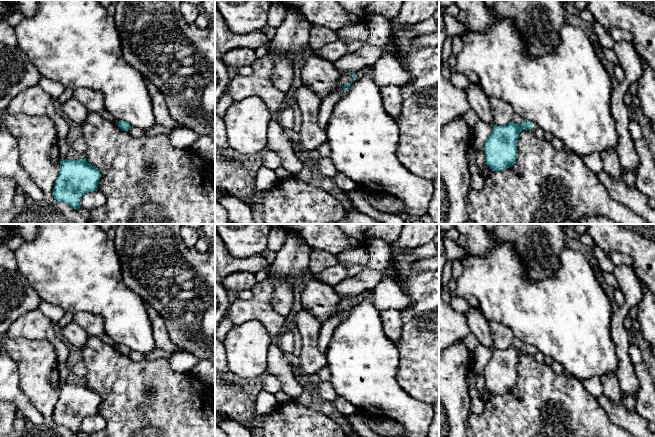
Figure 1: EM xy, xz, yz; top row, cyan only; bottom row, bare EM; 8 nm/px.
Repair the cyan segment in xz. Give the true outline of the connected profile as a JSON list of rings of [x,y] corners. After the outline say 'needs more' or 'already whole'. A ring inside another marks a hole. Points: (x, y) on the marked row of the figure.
[[[348,72],[346,74],[352,75],[353,80],[349,84],[344,85],[339,90],[332,92],[326,98],[322,99],[322,104],[321,104],[319,116],[318,116],[318,124],[319,124],[319,127],[324,131],[326,130],[328,126],[329,119],[334,110],[334,107],[336,106],[338,101],[348,92],[351,84],[356,79],[355,73]]]; needs more

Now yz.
[[[524,120],[521,124],[513,121],[505,126],[493,126],[484,145],[485,161],[492,171],[504,171],[512,167],[517,157],[517,141],[522,130],[539,129],[536,123]]]; needs more

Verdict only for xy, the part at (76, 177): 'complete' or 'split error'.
complete

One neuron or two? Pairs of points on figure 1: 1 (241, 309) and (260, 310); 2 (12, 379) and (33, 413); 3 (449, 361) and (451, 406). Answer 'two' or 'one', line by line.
1: one
2: one
3: one

